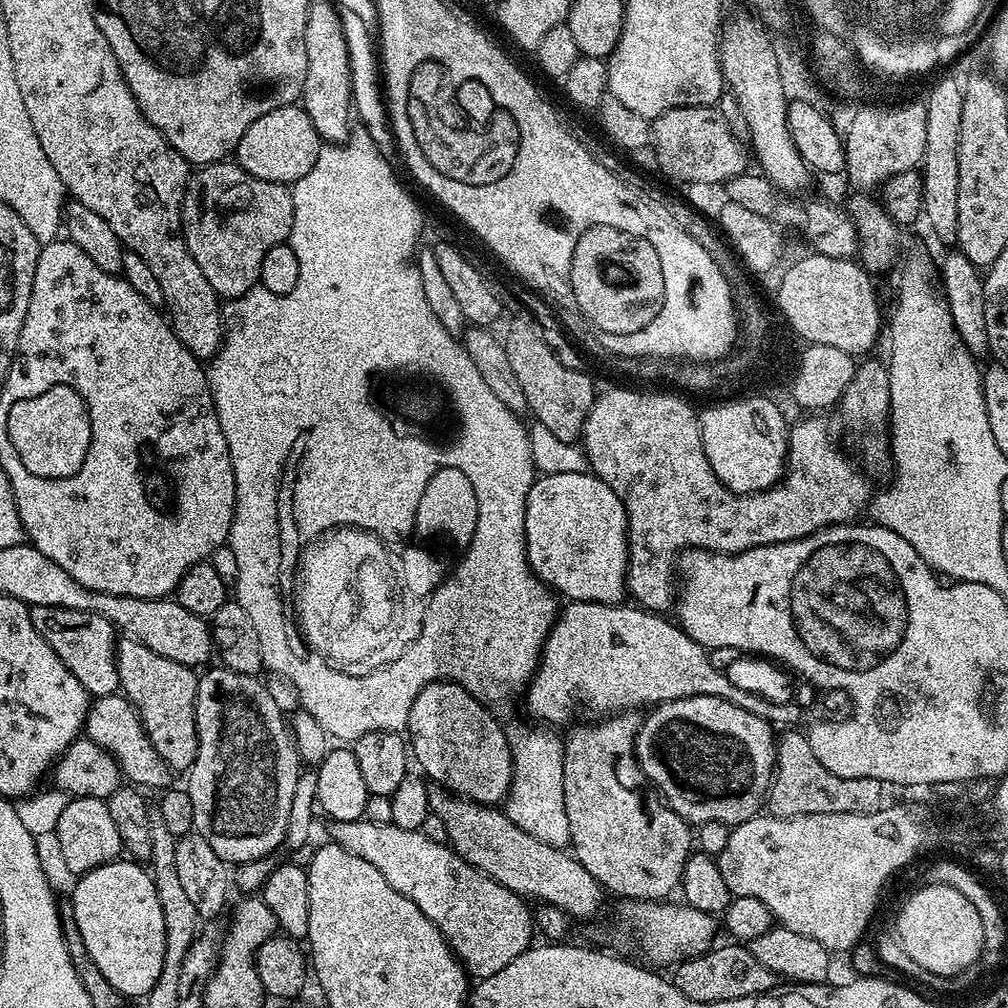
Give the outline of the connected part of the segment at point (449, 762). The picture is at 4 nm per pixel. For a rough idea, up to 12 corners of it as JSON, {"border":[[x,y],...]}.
{"border":[[461,684],[414,698],[406,740],[429,781],[476,804],[508,795],[512,751]]}

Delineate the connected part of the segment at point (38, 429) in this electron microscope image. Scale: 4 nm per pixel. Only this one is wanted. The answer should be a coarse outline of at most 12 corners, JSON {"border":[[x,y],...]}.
{"border":[[59,384],[14,402],[4,423],[23,463],[54,478],[82,468],[92,427]]}

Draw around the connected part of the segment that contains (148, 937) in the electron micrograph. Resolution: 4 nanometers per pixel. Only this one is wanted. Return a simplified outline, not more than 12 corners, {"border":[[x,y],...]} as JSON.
{"border":[[117,858],[70,903],[102,978],[158,982],[166,927],[151,875]]}

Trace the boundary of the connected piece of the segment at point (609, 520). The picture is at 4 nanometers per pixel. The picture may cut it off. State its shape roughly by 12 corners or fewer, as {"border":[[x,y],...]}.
{"border":[[587,471],[545,473],[527,560],[569,601],[625,599],[628,515]]}

